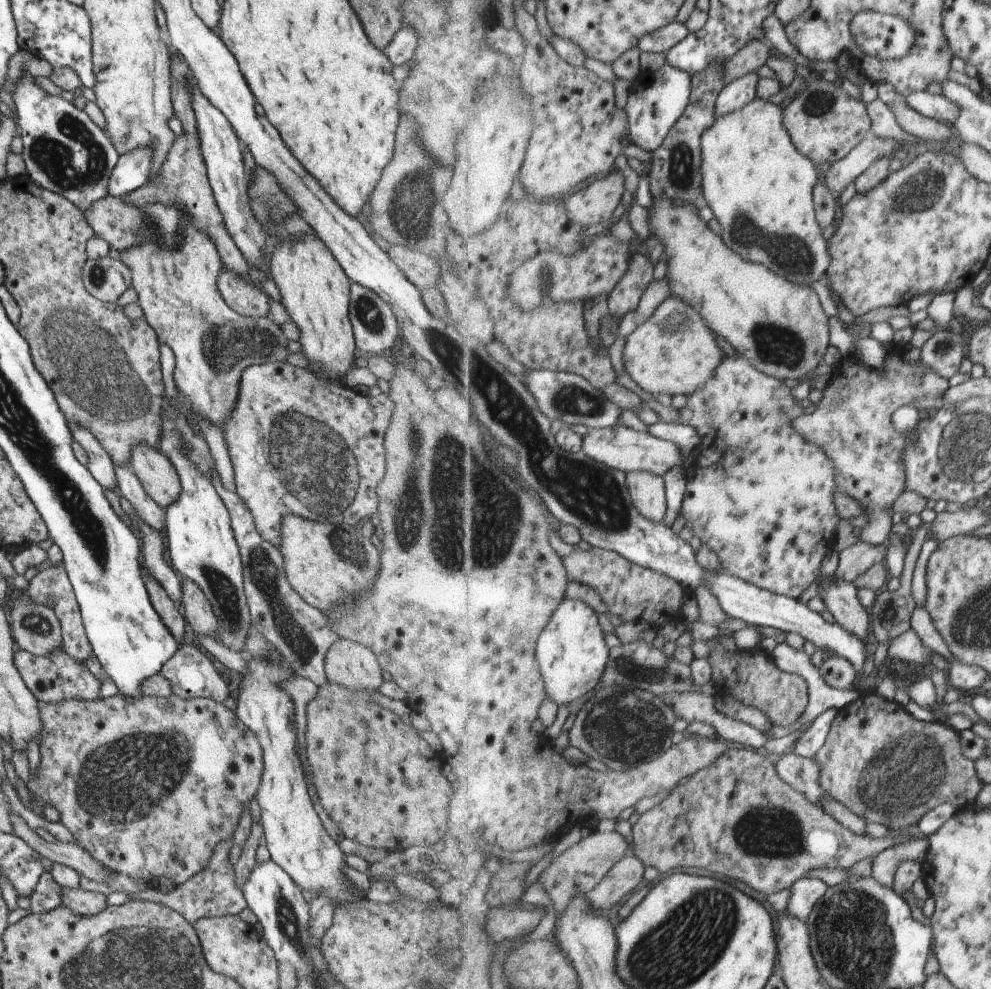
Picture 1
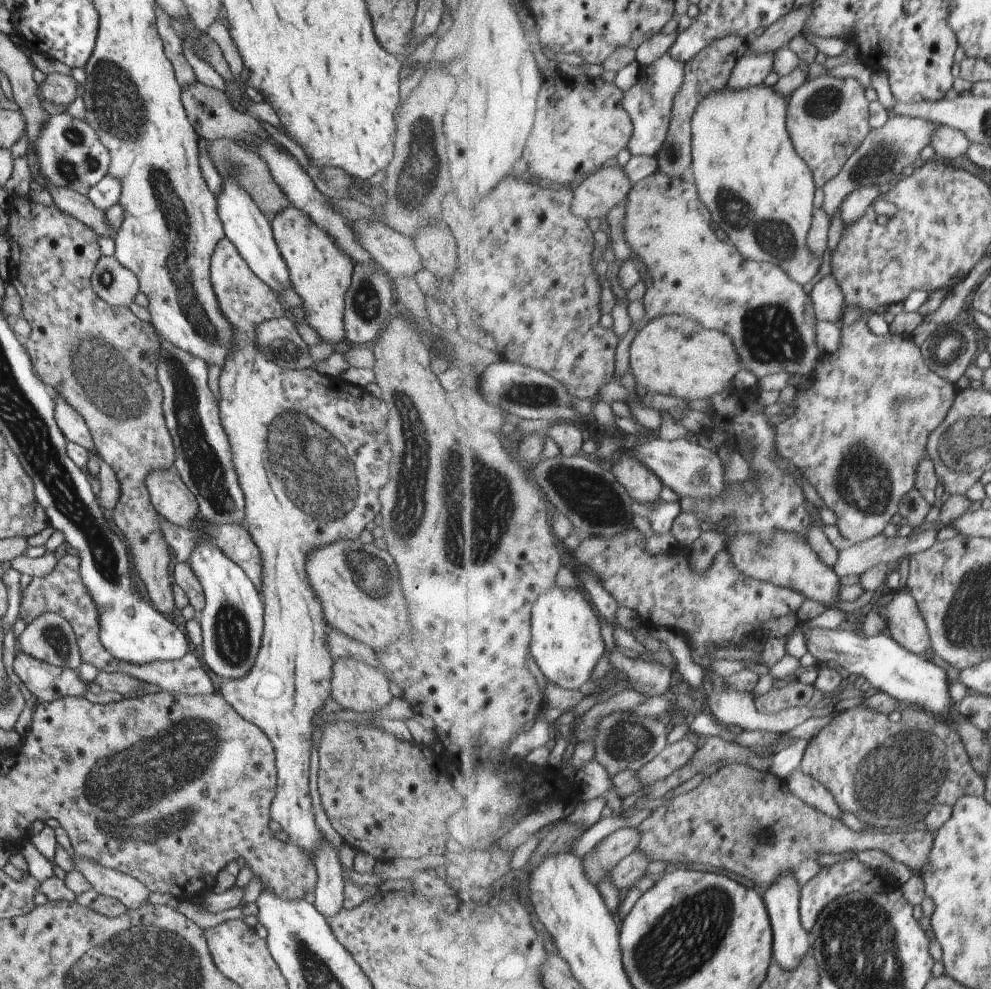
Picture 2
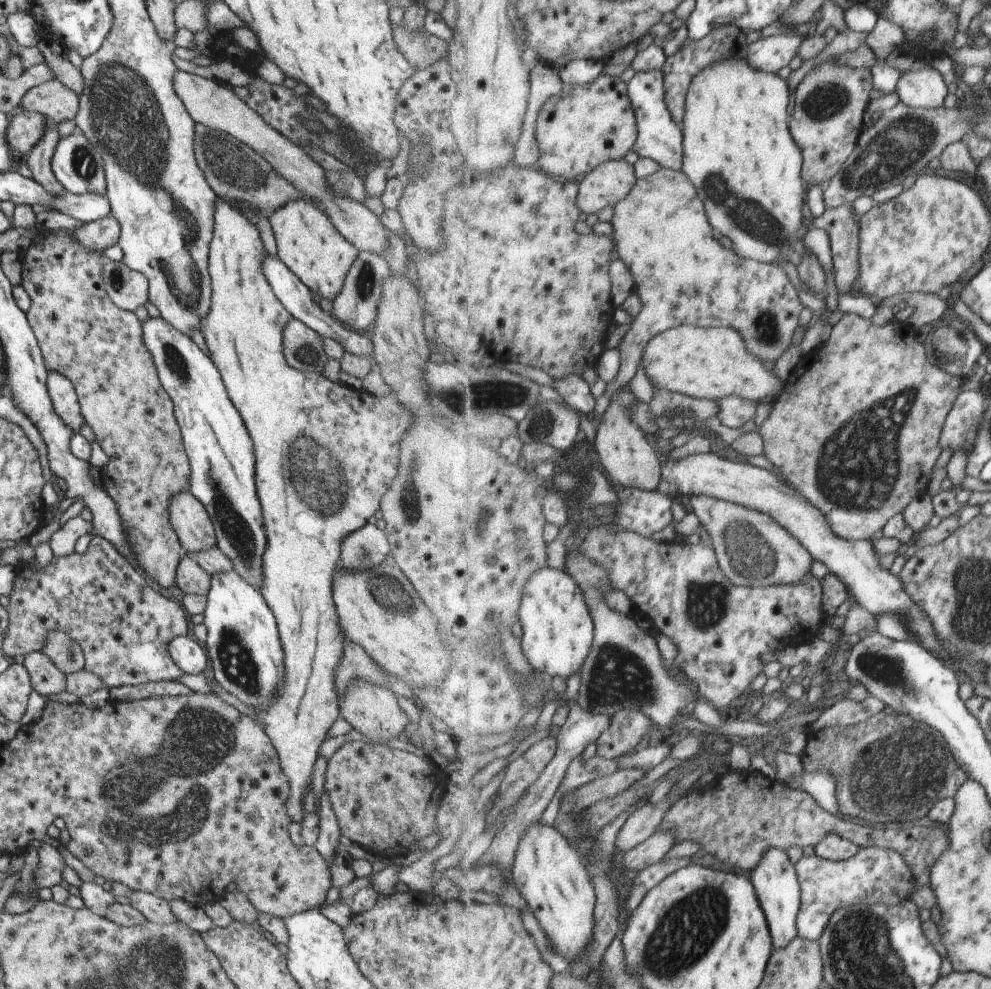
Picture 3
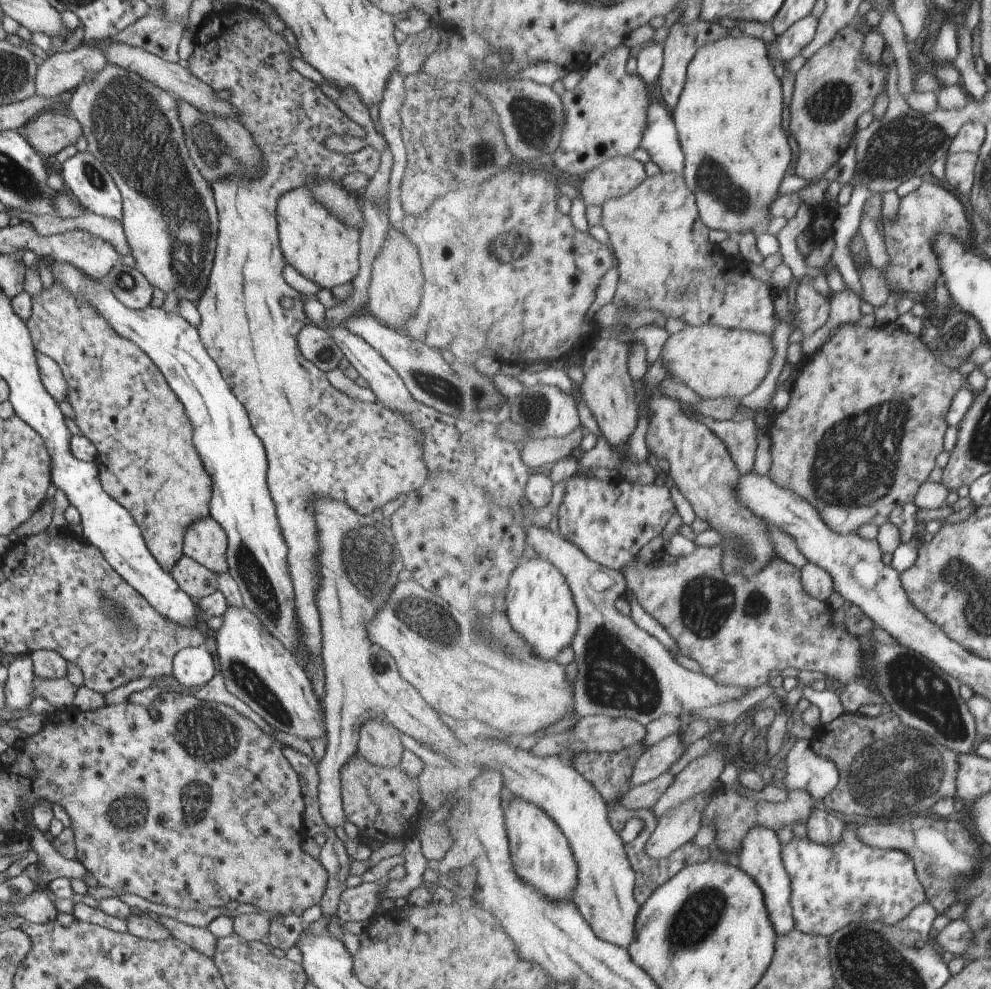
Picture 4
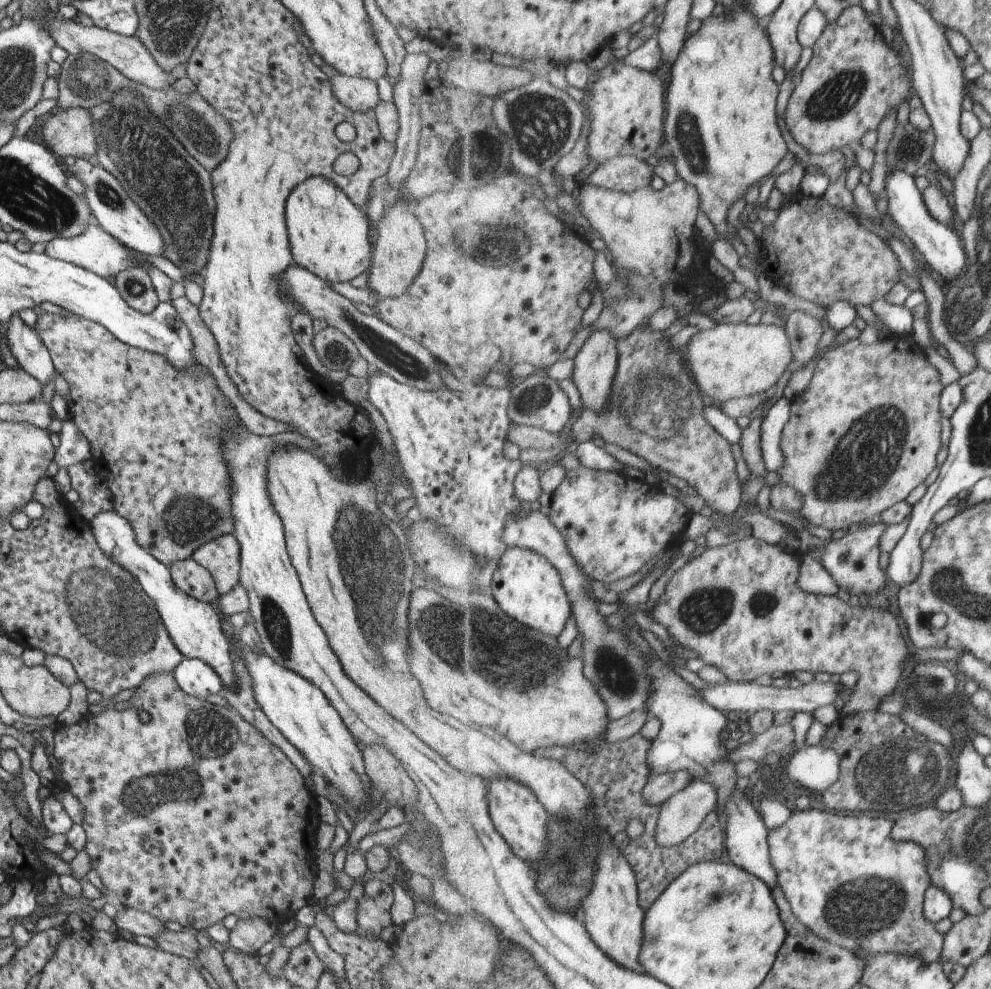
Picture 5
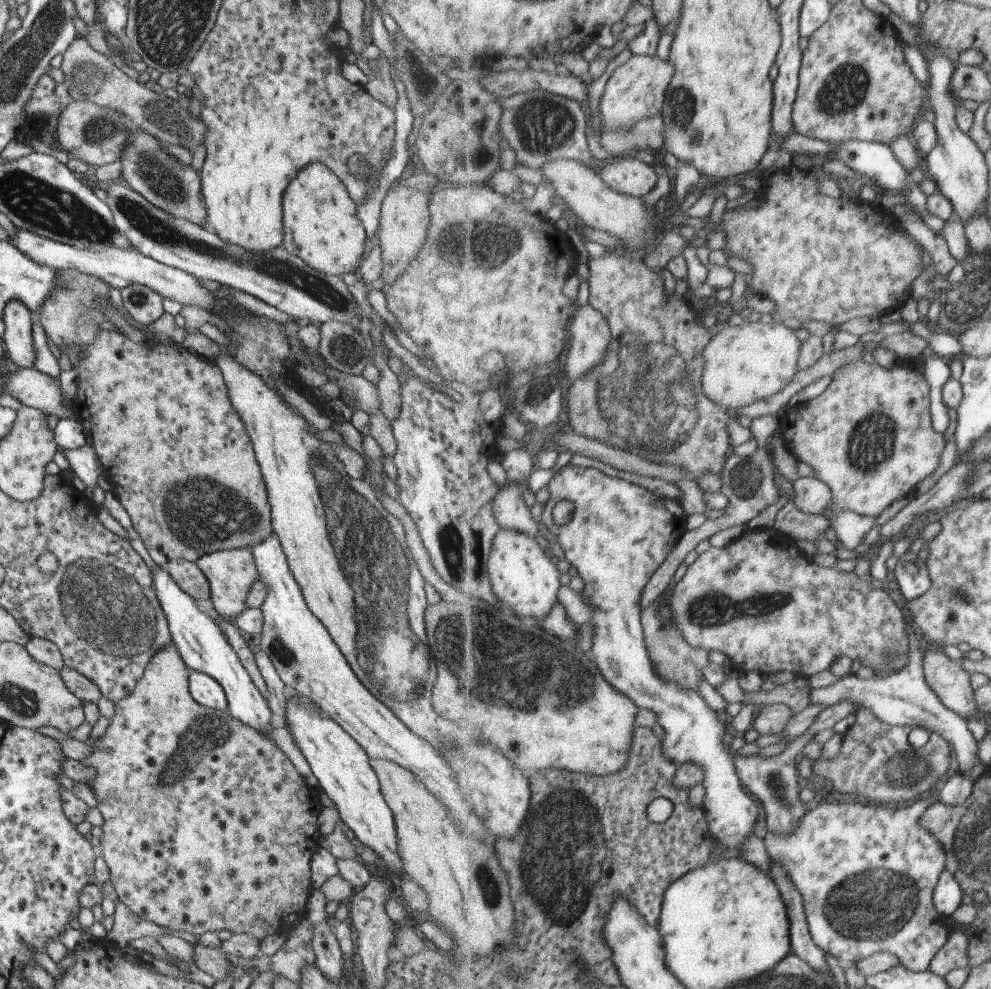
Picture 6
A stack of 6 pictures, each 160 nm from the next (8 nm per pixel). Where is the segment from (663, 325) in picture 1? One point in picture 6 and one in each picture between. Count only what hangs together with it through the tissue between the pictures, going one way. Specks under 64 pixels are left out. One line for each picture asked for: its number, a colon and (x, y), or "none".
2: (674, 355)
3: (711, 362)
4: (713, 361)
5: (729, 361)
6: (746, 362)

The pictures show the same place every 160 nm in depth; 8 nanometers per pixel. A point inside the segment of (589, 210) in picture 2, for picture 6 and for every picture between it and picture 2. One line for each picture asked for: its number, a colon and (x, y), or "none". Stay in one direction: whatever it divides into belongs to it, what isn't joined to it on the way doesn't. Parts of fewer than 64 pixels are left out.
3: (611, 182)
4: (617, 177)
5: (628, 174)
6: (628, 175)

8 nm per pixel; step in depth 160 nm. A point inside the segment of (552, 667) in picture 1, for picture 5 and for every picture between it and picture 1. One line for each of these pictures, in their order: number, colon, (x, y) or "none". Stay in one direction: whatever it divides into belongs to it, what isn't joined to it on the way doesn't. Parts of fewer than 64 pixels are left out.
2: (567, 644)
3: (557, 636)
4: (541, 606)
5: (526, 585)

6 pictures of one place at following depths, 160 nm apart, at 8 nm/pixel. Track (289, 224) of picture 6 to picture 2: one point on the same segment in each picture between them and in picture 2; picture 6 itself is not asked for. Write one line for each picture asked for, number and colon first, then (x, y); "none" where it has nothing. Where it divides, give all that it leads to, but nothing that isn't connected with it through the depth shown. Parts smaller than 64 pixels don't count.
2: (319, 273)
3: (307, 243)
4: (313, 241)
5: (327, 234)

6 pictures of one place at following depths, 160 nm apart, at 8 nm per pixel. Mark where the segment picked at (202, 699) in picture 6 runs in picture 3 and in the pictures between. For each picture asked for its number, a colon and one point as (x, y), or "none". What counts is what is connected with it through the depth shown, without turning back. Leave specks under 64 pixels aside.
3: (184, 651)
4: (192, 666)
5: (197, 679)

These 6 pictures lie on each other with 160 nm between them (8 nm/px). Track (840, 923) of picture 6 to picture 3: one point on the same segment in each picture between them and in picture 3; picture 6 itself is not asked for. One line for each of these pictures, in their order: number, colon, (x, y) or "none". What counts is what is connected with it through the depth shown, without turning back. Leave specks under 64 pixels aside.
3: (876, 875)
4: (833, 886)
5: (848, 880)

